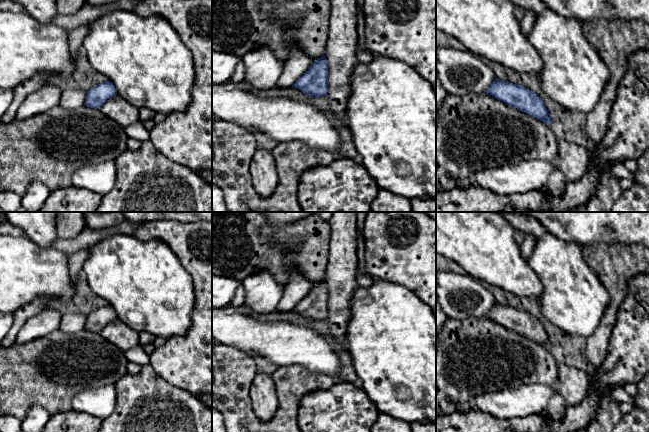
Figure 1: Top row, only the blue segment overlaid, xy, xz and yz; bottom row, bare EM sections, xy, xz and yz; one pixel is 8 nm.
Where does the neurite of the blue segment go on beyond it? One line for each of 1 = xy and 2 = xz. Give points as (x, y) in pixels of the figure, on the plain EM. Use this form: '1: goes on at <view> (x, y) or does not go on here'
1: does not go on here
2: does not go on here

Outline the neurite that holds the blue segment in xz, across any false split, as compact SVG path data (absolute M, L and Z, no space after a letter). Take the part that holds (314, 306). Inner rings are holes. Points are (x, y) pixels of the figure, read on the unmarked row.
M325 279L312 286L308 294L292 311L314 322L326 319L328 316L328 289Z

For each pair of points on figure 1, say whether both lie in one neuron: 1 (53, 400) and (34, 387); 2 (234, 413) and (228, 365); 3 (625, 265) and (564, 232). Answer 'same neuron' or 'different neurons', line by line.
1: same neuron
2: same neuron
3: different neurons

